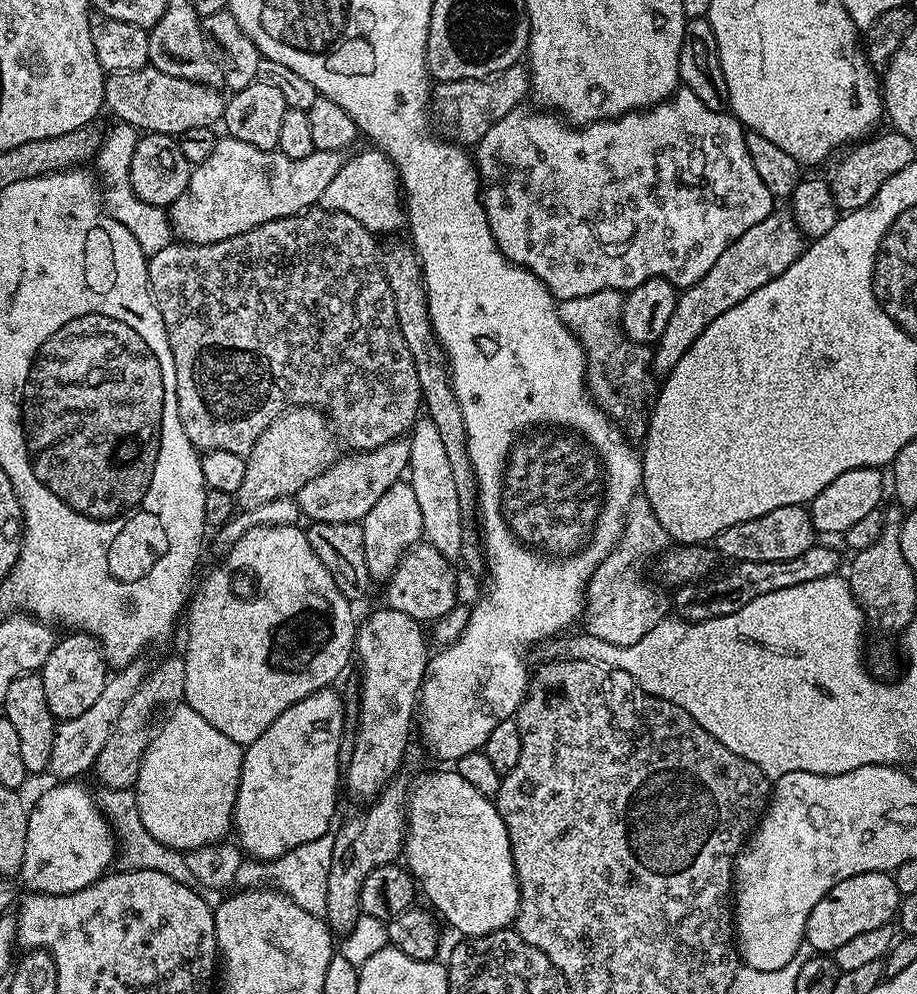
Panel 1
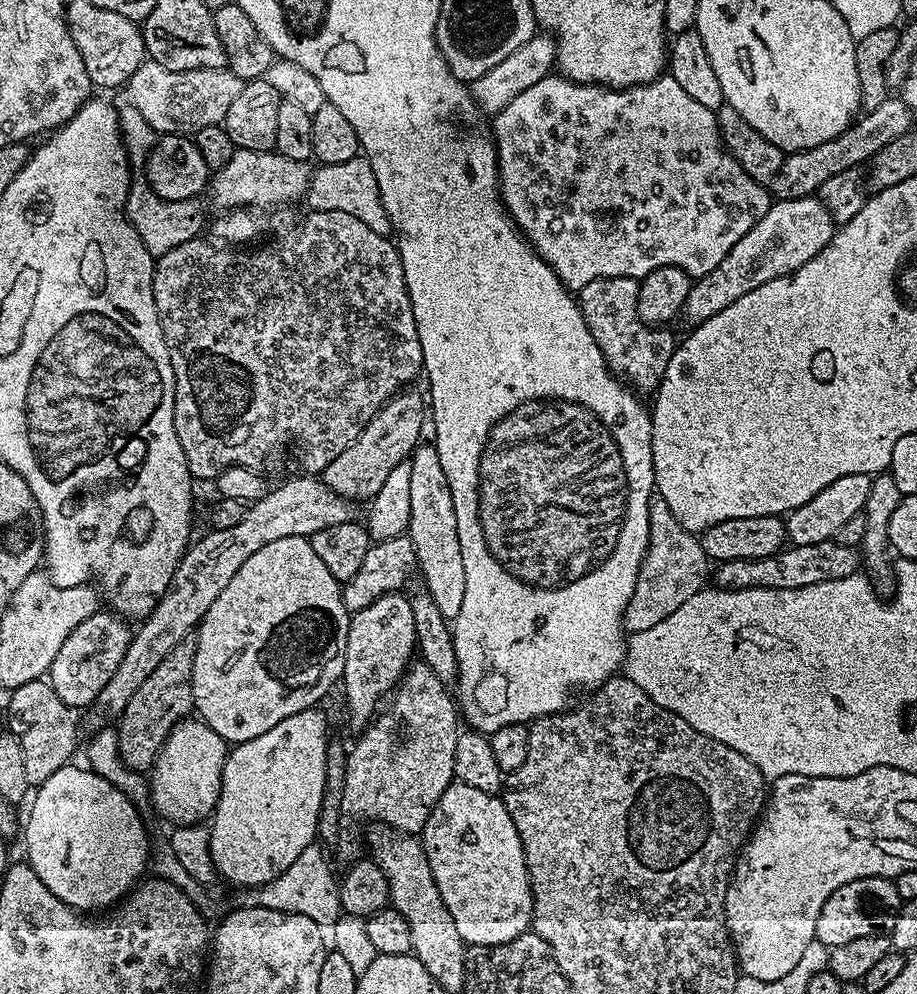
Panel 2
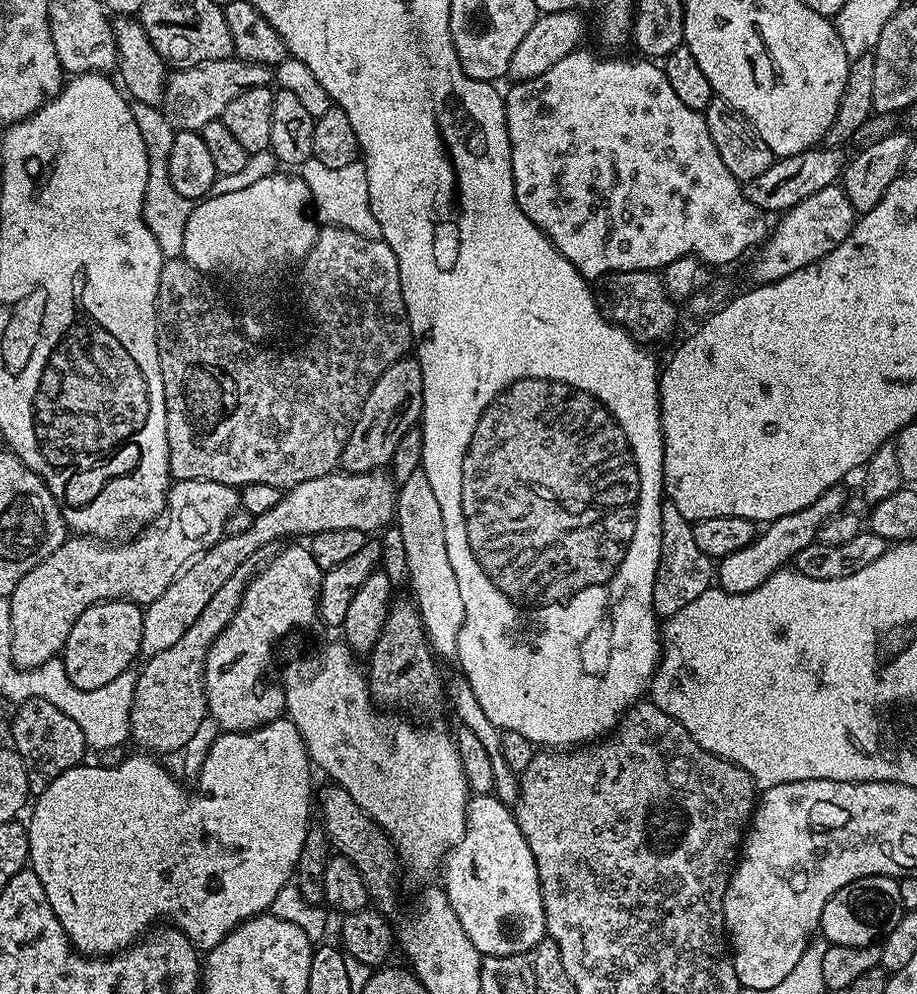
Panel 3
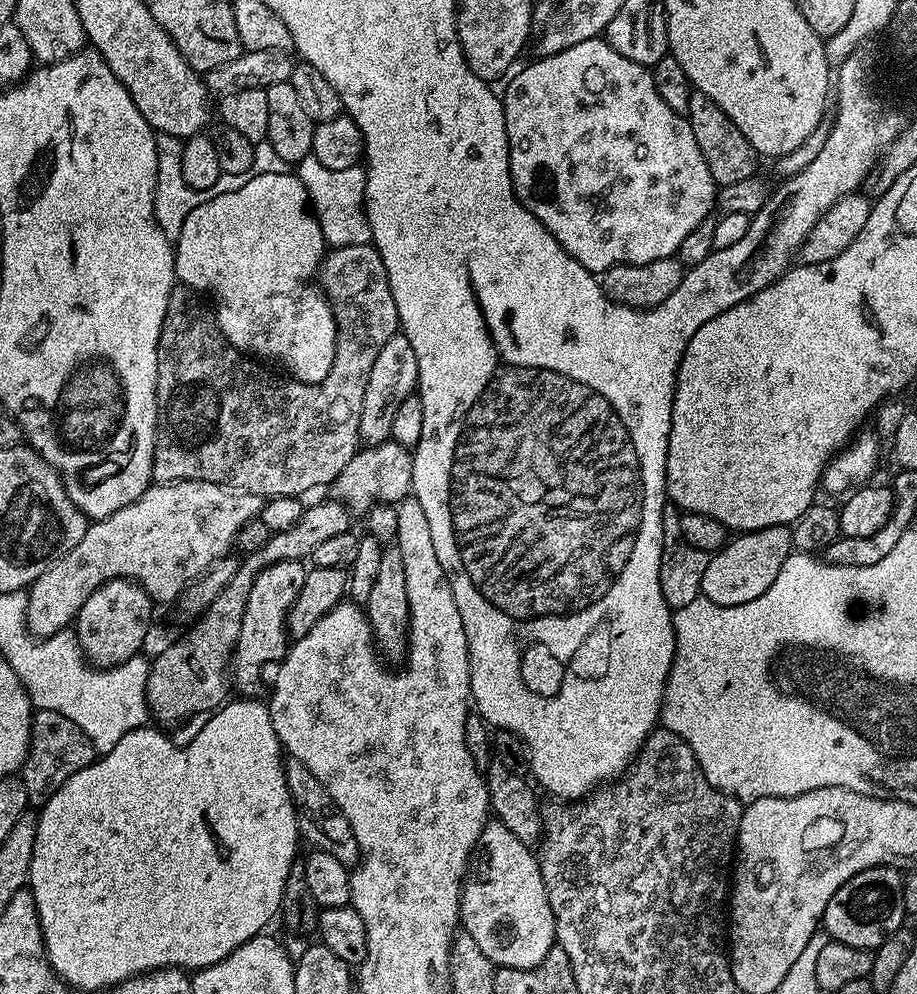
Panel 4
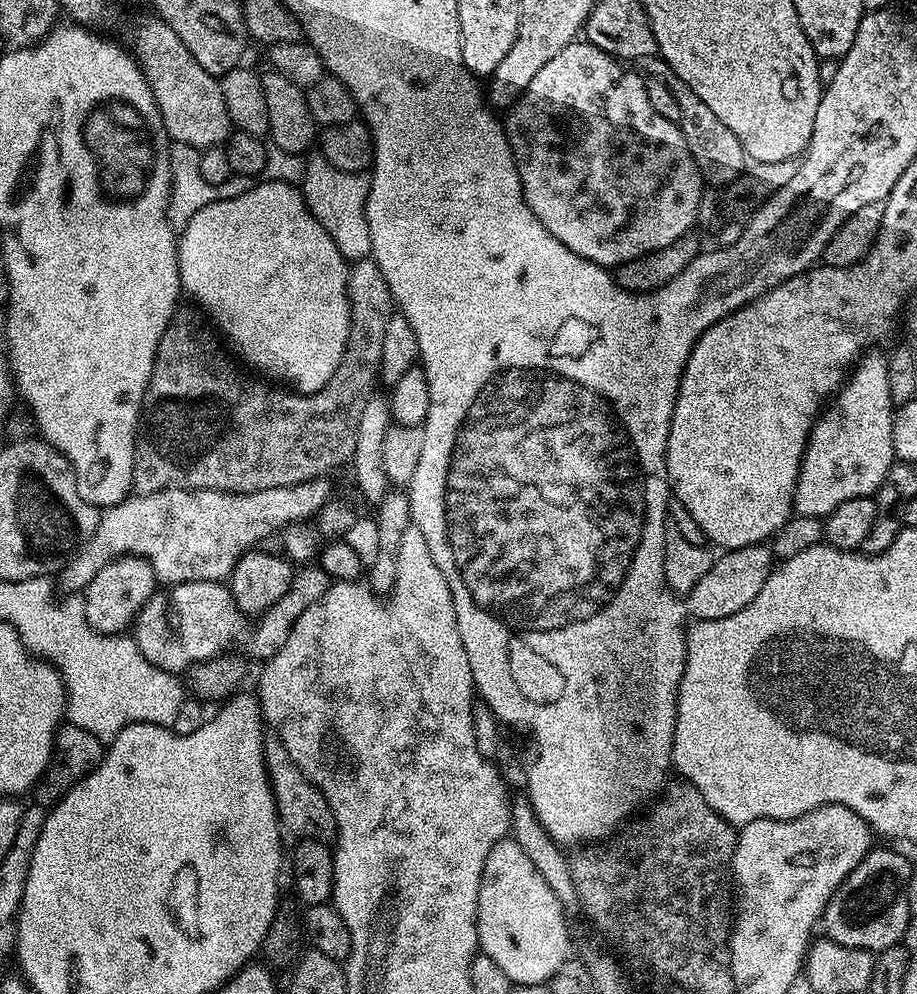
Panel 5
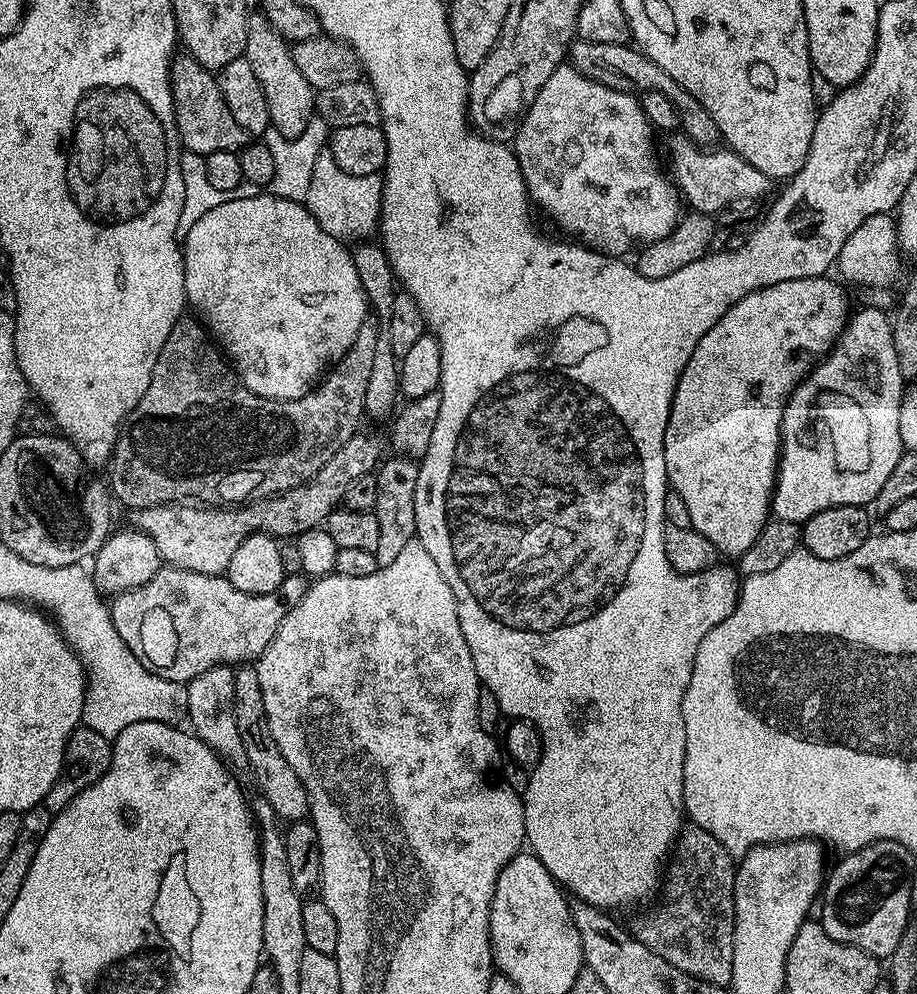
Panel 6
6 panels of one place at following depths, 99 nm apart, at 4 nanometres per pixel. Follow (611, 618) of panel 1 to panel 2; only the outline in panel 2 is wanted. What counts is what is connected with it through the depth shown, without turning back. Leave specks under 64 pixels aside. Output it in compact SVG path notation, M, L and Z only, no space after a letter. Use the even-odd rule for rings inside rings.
M653 495L648 503L650 530L648 531L648 550L644 561L640 564L640 573L636 579L634 594L624 610L624 627L629 633L650 630L650 626L658 626L662 618L670 618L686 598L694 598L710 580L710 561L703 552L700 536L686 530L674 518L670 506L666 506L666 498Z

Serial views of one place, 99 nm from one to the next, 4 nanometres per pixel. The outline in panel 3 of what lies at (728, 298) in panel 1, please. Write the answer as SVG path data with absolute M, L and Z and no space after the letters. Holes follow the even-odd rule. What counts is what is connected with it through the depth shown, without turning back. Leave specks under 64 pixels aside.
M839 183L818 190L818 194L810 194L810 198L783 213L767 239L755 249L756 261L748 268L751 283L769 284L778 278L786 278L786 274L794 274L794 270L802 270L802 266L810 266L810 262L818 262L830 254L834 246L846 242L857 219L856 208Z

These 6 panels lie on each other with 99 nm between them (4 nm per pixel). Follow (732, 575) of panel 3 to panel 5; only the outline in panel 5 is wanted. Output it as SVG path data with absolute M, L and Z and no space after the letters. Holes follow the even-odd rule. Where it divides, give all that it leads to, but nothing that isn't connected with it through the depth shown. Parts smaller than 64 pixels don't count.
M767 543L734 548L725 551L715 557L712 569L706 574L698 586L688 593L686 603L696 618L715 618L717 616L729 616L742 606L754 602L758 590L766 582L766 578L772 573L774 567L774 552Z

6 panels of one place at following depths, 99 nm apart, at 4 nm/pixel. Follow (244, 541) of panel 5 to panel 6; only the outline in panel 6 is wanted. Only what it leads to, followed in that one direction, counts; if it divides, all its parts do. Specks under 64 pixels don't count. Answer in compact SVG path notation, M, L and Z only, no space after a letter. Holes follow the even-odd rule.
M360 430L308 483L278 496L253 500L243 506L197 506L192 502L177 502L137 508L131 513L131 523L139 532L145 532L154 546L158 546L158 554L165 565L218 576L227 573L234 550L238 550L244 539L255 532L266 532L273 538L295 538L306 530L321 527L331 512L341 507L350 485L362 478L362 474L377 471L385 455L384 448L386 452L385 441L383 444L378 437L367 436L364 430Z

